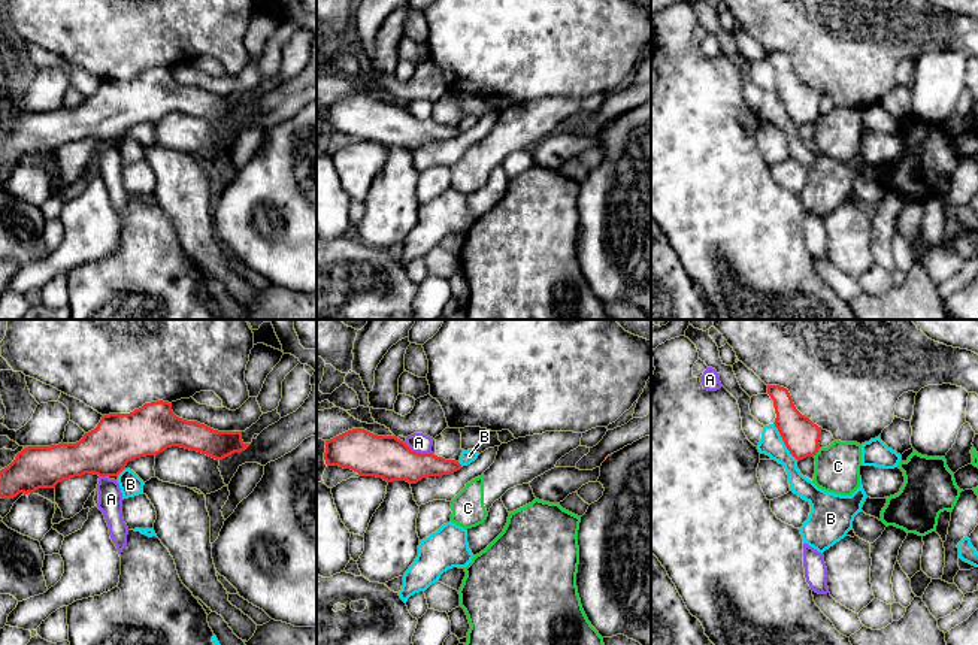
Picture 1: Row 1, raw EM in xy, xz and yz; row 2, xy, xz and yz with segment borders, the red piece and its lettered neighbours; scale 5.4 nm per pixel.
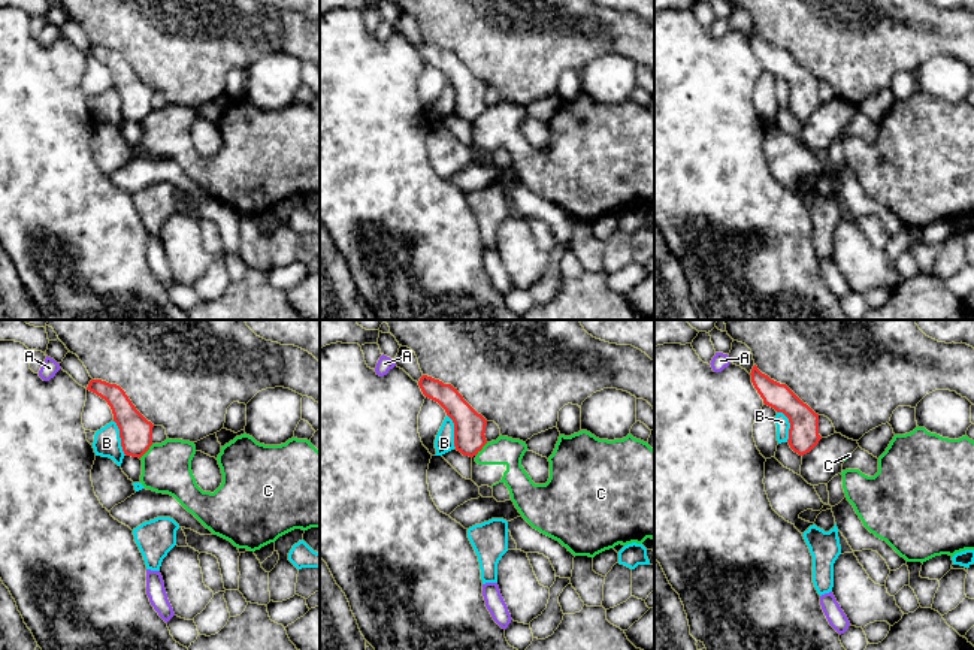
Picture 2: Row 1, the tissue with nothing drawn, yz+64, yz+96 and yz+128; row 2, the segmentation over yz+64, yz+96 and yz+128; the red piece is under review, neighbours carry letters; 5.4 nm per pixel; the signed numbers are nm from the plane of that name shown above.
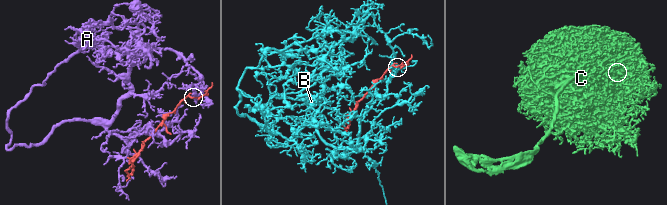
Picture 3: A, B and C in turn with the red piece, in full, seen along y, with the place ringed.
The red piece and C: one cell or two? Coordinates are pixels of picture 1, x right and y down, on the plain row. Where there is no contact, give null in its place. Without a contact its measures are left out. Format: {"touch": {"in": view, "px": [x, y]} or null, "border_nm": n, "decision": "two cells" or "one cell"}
{"touch": {"in": "yz", "px": [815, 118]}, "border_nm": 60, "decision": "two cells"}

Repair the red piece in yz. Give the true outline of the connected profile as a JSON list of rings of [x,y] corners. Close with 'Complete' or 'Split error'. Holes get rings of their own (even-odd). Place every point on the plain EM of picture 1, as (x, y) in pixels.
[[[767,51],[767,60],[773,66],[776,79],[773,90],[790,119],[797,127],[814,122],[820,115],[818,106],[823,94],[796,75],[787,54]]]. Complete

